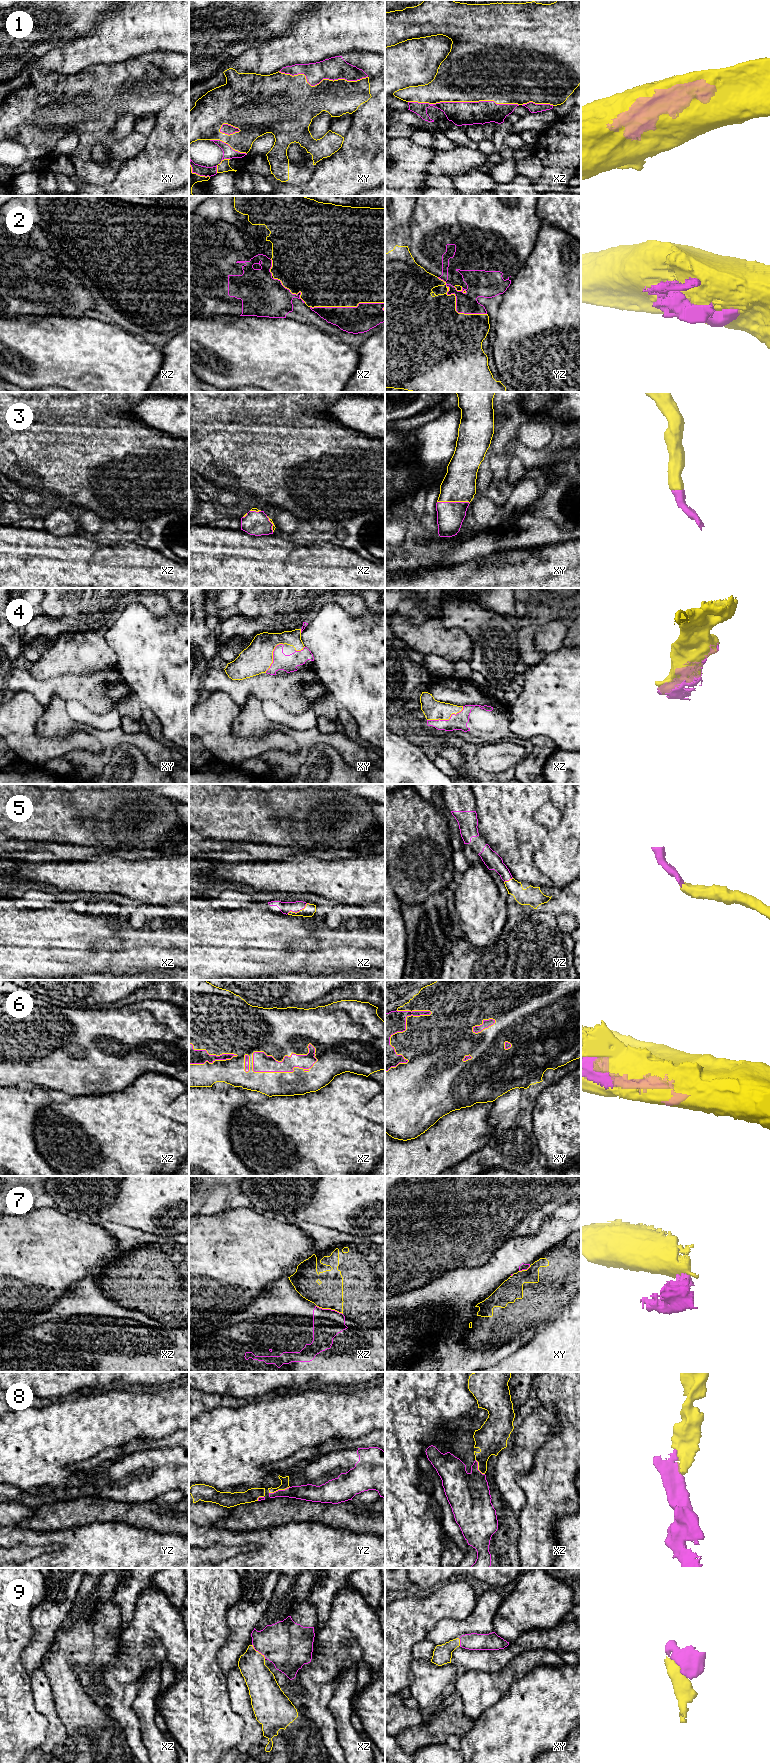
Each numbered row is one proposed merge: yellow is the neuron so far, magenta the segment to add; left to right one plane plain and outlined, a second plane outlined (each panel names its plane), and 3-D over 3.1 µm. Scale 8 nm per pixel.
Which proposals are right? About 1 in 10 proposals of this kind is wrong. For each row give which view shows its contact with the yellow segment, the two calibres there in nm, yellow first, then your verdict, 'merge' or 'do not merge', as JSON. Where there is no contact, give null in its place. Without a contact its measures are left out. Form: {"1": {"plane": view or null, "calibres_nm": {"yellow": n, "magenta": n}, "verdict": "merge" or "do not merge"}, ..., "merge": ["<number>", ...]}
{"1": {"plane": "xz", "calibres_nm": {"yellow": 480, "magenta": 190}, "verdict": "merge"}, "2": {"plane": "xz", "calibres_nm": {"yellow": 500, "magenta": 220}, "verdict": "merge"}, "3": {"plane": "xy", "calibres_nm": {"yellow": 280, "magenta": 220}, "verdict": "merge"}, "4": {"plane": "xz", "calibres_nm": {"yellow": 160, "magenta": 130}, "verdict": "merge"}, "5": {"plane": "xz", "calibres_nm": {"yellow": 90, "magenta": 100}, "verdict": "merge"}, "6": {"plane": "xz", "calibres_nm": {"yellow": 220, "magenta": 140}, "verdict": "merge"}, "7": {"plane": "xz", "calibres_nm": {"yellow": 220, "magenta": 240}, "verdict": "do not merge"}, "8": {"plane": "yz", "calibres_nm": {"yellow": 70, "magenta": 140}, "verdict": "merge"}, "9": {"plane": "xz", "calibres_nm": {"yellow": 220, "magenta": 380}, "verdict": "merge"}, "merge": ["1", "2", "3", "4", "5", "6", "8", "9"]}

